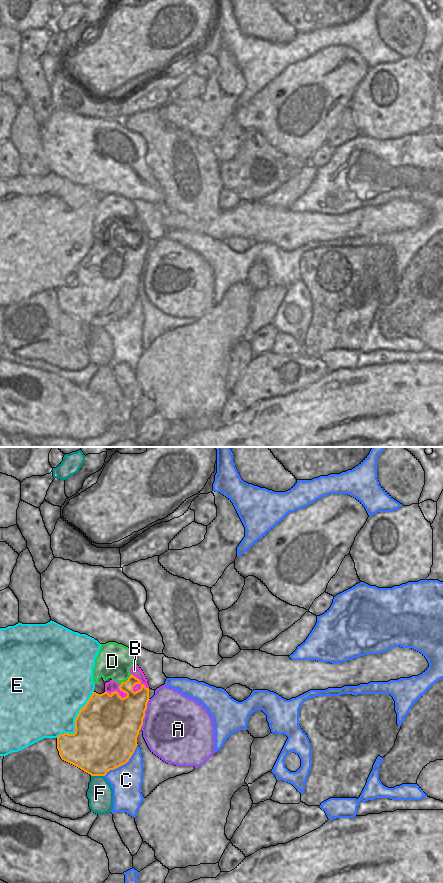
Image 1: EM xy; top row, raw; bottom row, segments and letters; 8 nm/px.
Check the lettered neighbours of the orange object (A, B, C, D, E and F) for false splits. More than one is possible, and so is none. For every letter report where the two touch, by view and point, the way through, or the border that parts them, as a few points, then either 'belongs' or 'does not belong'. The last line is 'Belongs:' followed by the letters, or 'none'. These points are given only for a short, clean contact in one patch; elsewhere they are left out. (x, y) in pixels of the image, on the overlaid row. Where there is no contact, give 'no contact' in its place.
A: contact xy (144, 714); does not belong
B: contact xy (140, 681); belongs
C: contact xy (124, 763); does not belong
D: contact xy (122, 682); does not belong
E: contact xy (75, 721); does not belong
F: contact xy (98, 775); does not belong
Belongs: B

